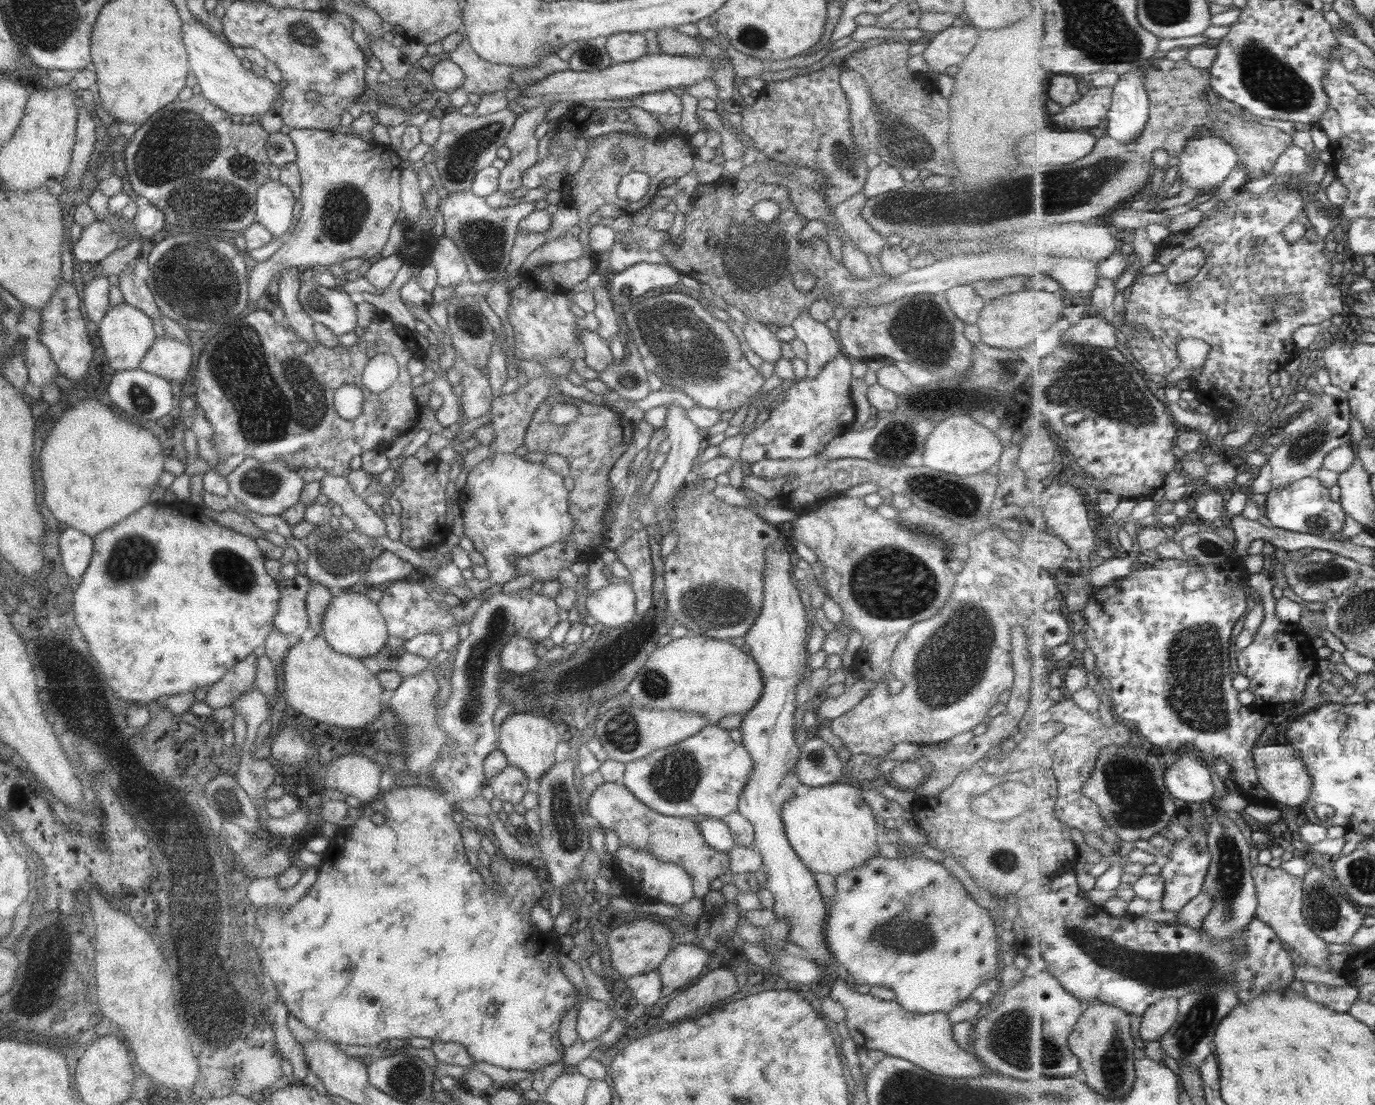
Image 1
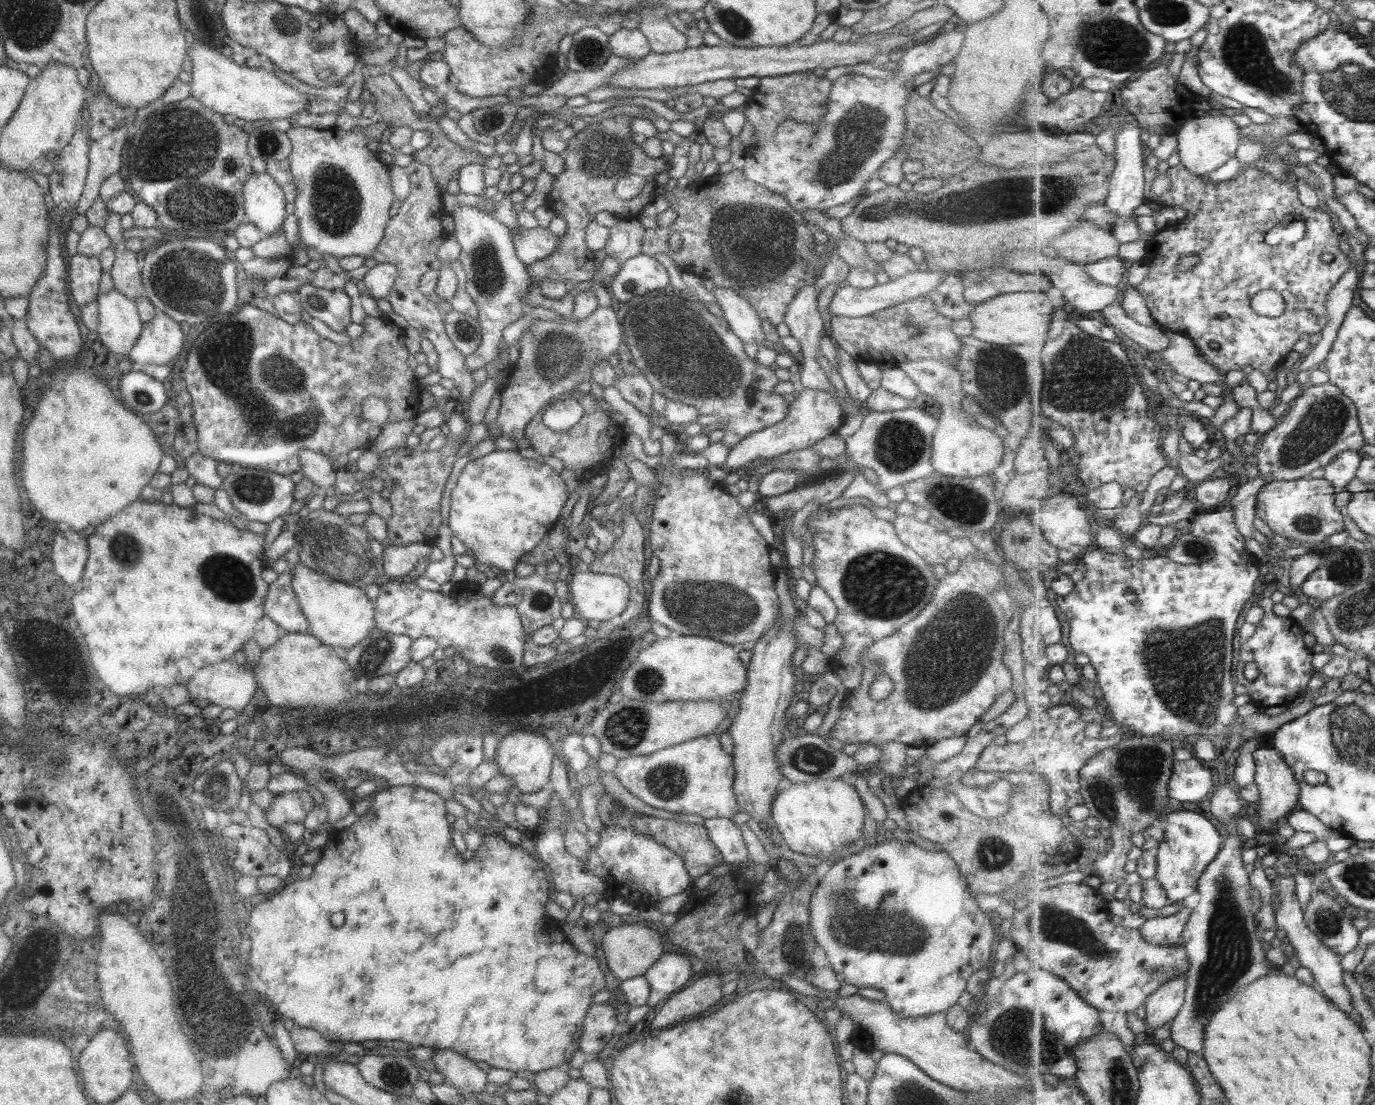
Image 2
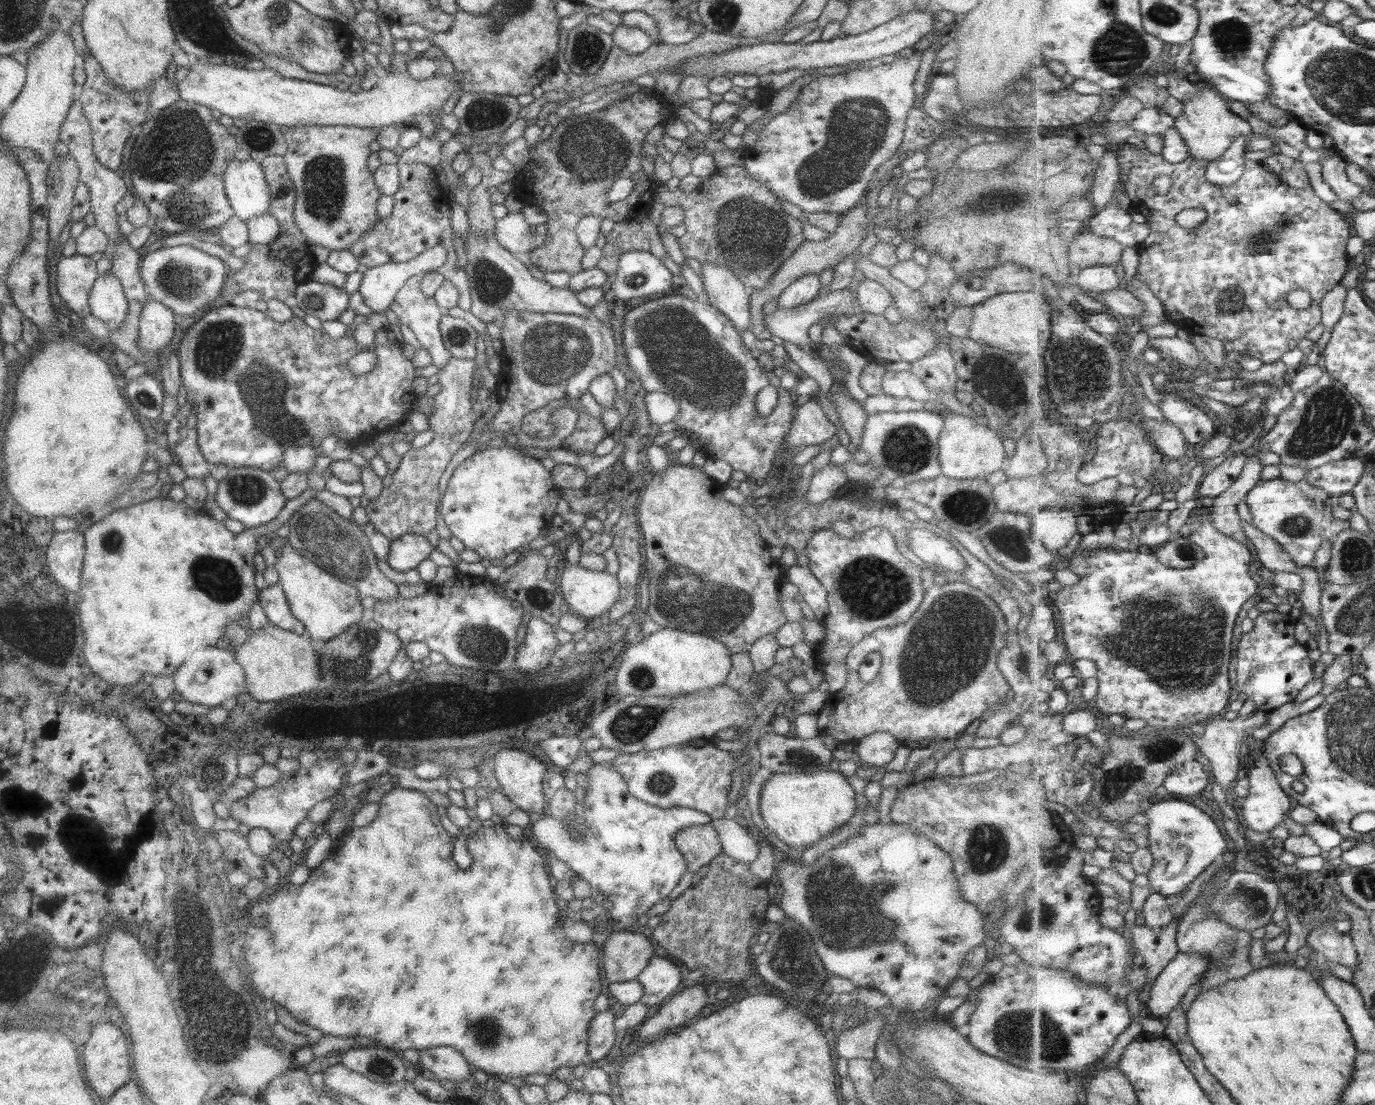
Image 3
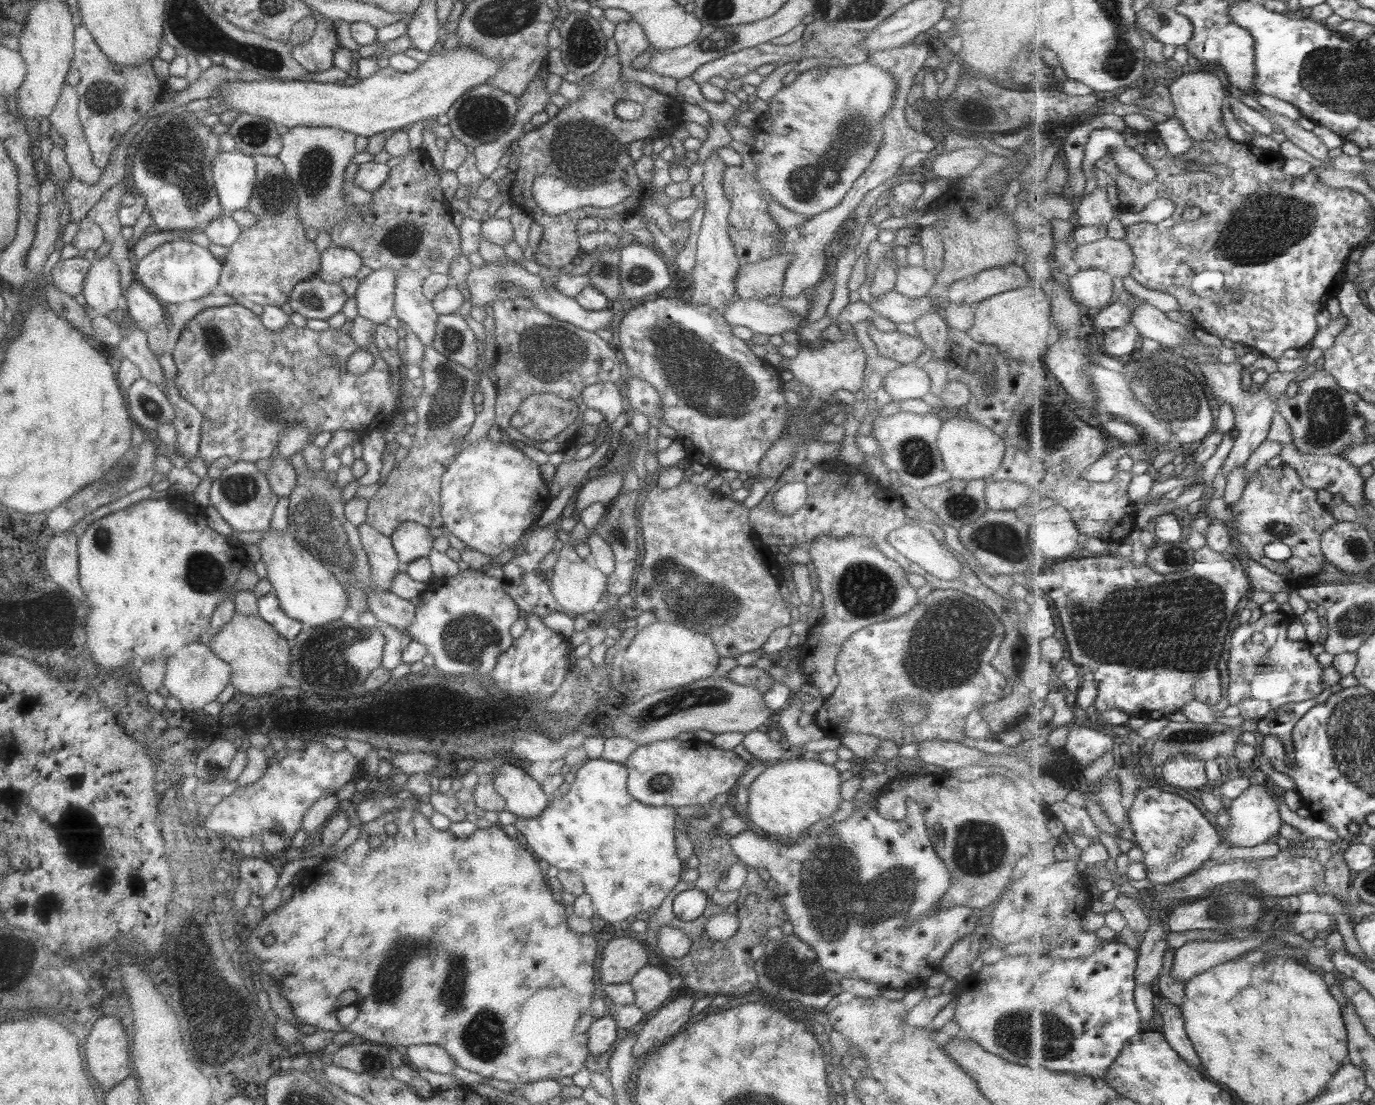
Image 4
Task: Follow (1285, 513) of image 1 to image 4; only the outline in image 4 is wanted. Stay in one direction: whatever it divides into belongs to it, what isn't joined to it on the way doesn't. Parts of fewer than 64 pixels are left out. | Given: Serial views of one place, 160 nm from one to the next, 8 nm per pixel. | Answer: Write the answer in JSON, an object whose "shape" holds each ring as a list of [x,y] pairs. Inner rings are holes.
{"shape":[[[1291,466],[1259,467],[1257,477],[1247,482],[1241,498],[1229,508],[1234,514],[1232,525],[1237,529],[1238,542],[1250,559],[1278,572],[1287,582],[1294,584],[1309,576],[1317,577],[1322,571],[1327,562],[1322,546],[1323,534],[1339,521],[1323,504],[1319,504],[1317,490],[1305,486]],[[1277,541],[1291,548],[1292,555],[1285,561],[1271,560],[1265,554],[1265,546]]]}

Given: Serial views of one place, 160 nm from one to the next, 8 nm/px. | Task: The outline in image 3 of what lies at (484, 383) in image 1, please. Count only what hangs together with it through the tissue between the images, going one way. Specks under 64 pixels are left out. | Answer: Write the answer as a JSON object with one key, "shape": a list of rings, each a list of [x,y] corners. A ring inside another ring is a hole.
{"shape":[[[396,163],[398,168],[399,188],[392,194],[393,206],[388,217],[377,221],[359,240],[347,247],[358,264],[367,268],[389,262],[406,262],[416,258],[420,253],[433,246],[441,246],[445,250],[446,260],[436,271],[443,275],[457,290],[456,306],[461,310],[470,309],[470,294],[465,271],[457,266],[456,255],[451,245],[453,230],[449,227],[450,194],[437,183],[434,169],[423,163]],[[421,274],[413,275],[394,294],[389,303],[389,310],[395,314],[398,322],[408,326],[417,342],[430,356],[430,364],[441,368],[450,359],[450,354],[443,346],[438,322],[444,313],[431,297],[423,296],[419,288]]]}

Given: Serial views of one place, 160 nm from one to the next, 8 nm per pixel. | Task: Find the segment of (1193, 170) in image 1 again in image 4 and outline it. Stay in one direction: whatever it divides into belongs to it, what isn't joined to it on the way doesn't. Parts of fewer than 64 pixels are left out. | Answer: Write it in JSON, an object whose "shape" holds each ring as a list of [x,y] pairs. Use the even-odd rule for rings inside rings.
{"shape":[[[1186,69],[1172,75],[1169,89],[1175,105],[1175,119],[1181,121],[1191,140],[1219,140],[1228,136],[1223,106],[1229,91],[1225,77],[1209,70]]]}

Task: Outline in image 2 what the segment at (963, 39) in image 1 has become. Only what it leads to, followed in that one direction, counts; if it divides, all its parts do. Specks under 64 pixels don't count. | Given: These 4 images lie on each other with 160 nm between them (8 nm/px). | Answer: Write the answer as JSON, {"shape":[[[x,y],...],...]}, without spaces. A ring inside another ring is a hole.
{"shape":[[[961,26],[951,32],[938,32],[935,38],[917,46],[903,50],[898,66],[889,72],[884,72],[872,78],[859,74],[842,75],[832,80],[828,101],[823,107],[823,117],[815,125],[785,121],[775,129],[773,138],[755,140],[750,148],[743,149],[742,158],[745,161],[741,168],[743,176],[767,190],[780,194],[789,206],[800,212],[801,209],[825,209],[850,201],[855,196],[864,193],[863,184],[887,160],[900,145],[903,128],[905,128],[905,97],[907,91],[914,86],[911,76],[921,72],[937,72],[944,64],[953,61],[963,41]]]}

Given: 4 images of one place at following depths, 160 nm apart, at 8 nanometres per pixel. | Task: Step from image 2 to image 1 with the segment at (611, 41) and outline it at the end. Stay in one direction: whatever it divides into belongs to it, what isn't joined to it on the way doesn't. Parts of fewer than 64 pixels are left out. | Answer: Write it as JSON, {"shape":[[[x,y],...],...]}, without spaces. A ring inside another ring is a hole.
{"shape":[[[618,33],[606,38],[605,51],[612,63],[632,62],[644,56],[647,45],[641,33]]]}

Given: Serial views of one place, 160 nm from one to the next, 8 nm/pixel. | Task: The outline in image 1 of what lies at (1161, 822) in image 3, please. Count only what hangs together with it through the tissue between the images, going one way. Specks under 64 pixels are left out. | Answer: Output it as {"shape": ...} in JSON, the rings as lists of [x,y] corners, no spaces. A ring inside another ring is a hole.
{"shape":[[[1188,830],[1188,832],[1185,839],[1179,839],[1172,843],[1170,861],[1160,872],[1166,880],[1166,891],[1161,900],[1162,908],[1169,912],[1179,912],[1204,891],[1204,882],[1212,864],[1212,851],[1207,842],[1208,833],[1205,830],[1199,832]]]}

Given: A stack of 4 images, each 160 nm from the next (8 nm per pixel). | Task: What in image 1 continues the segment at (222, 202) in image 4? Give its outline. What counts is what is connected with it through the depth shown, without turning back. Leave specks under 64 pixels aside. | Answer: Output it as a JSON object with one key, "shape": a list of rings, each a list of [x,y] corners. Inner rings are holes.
{"shape":[[[269,179],[259,186],[254,198],[256,212],[254,222],[264,226],[269,234],[279,238],[291,226],[291,214],[295,198],[289,187],[278,180]]]}

